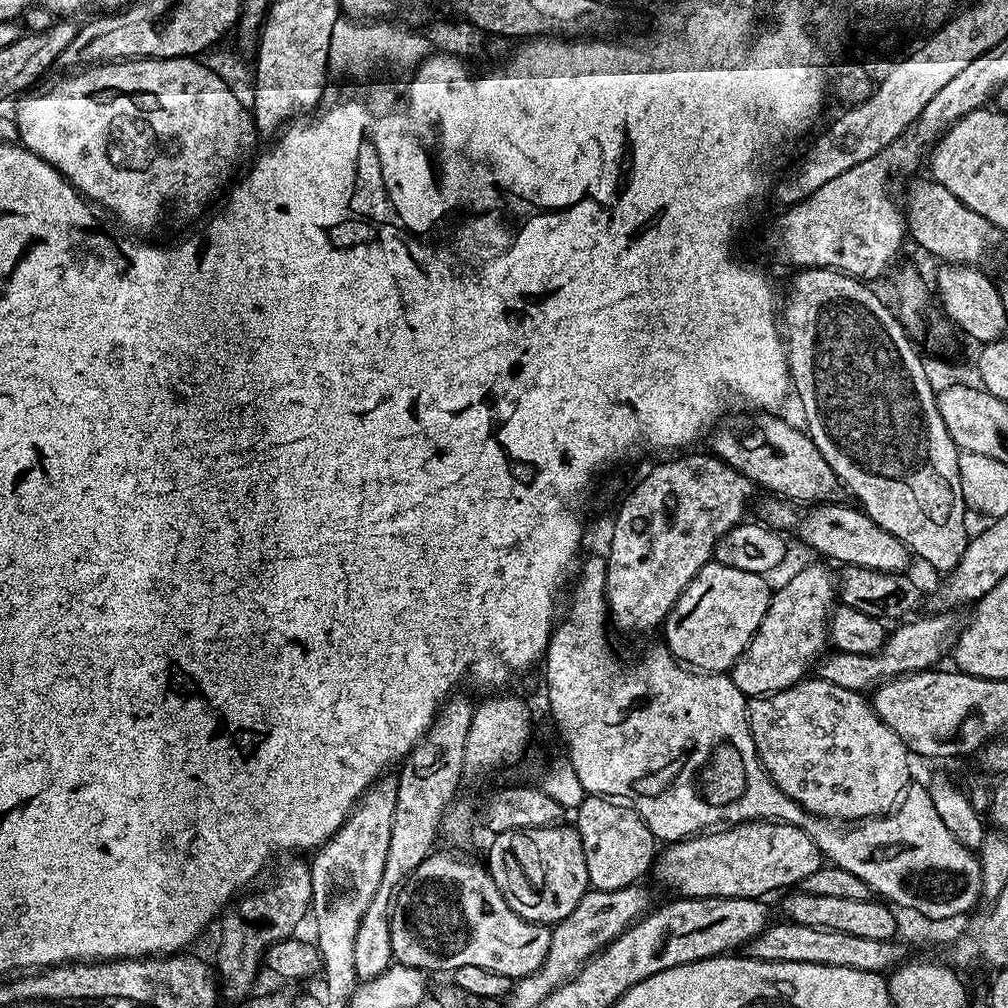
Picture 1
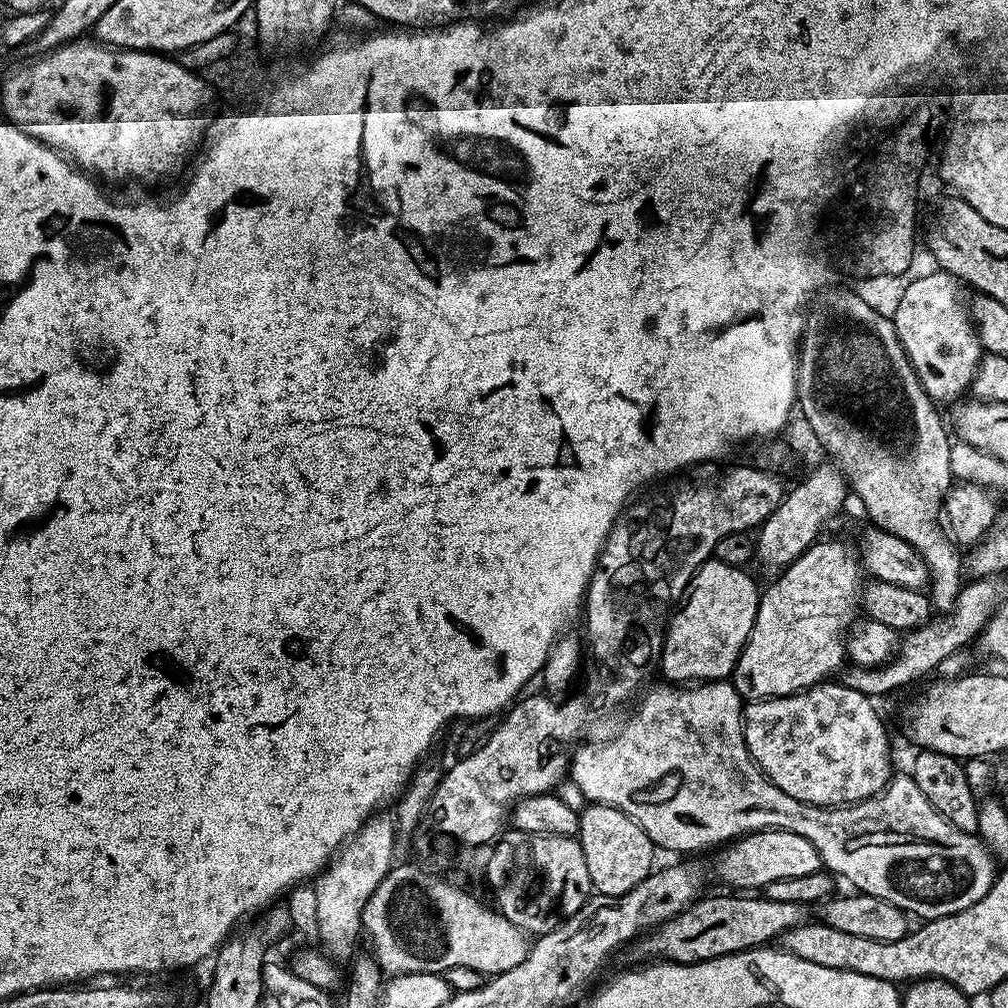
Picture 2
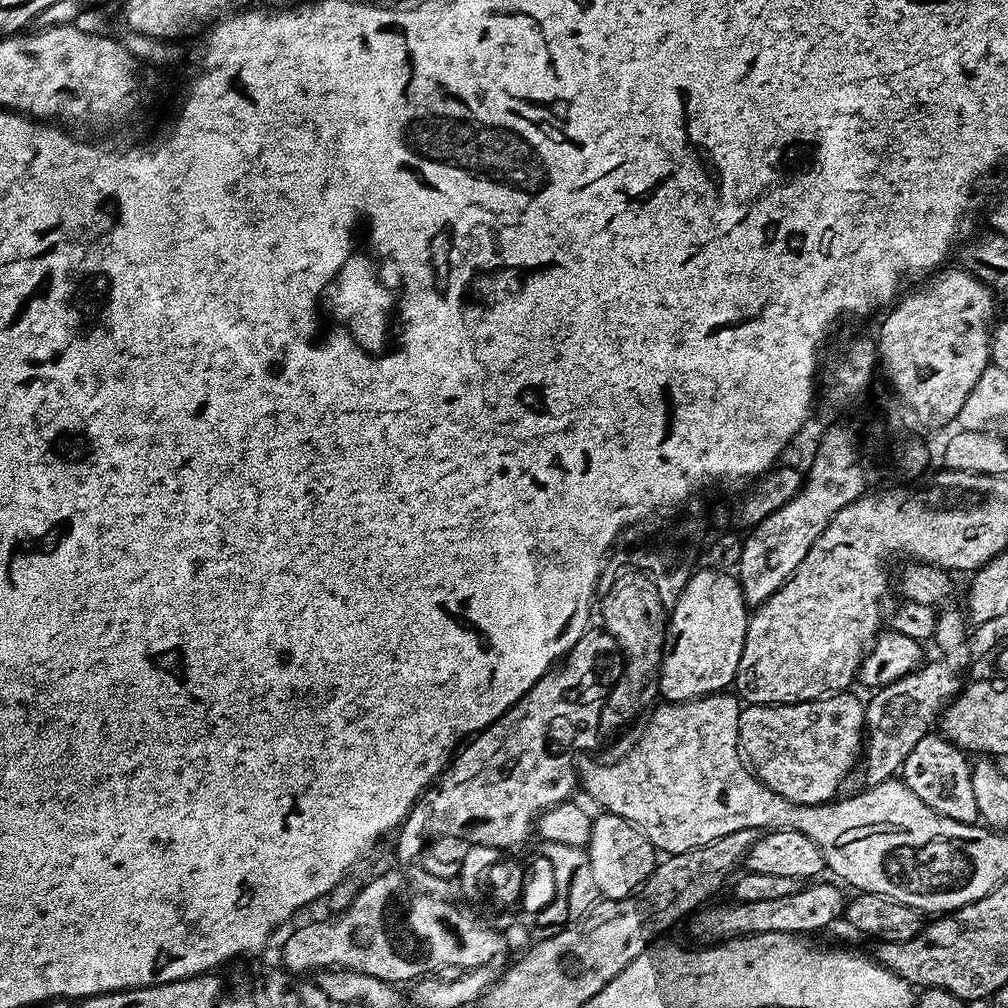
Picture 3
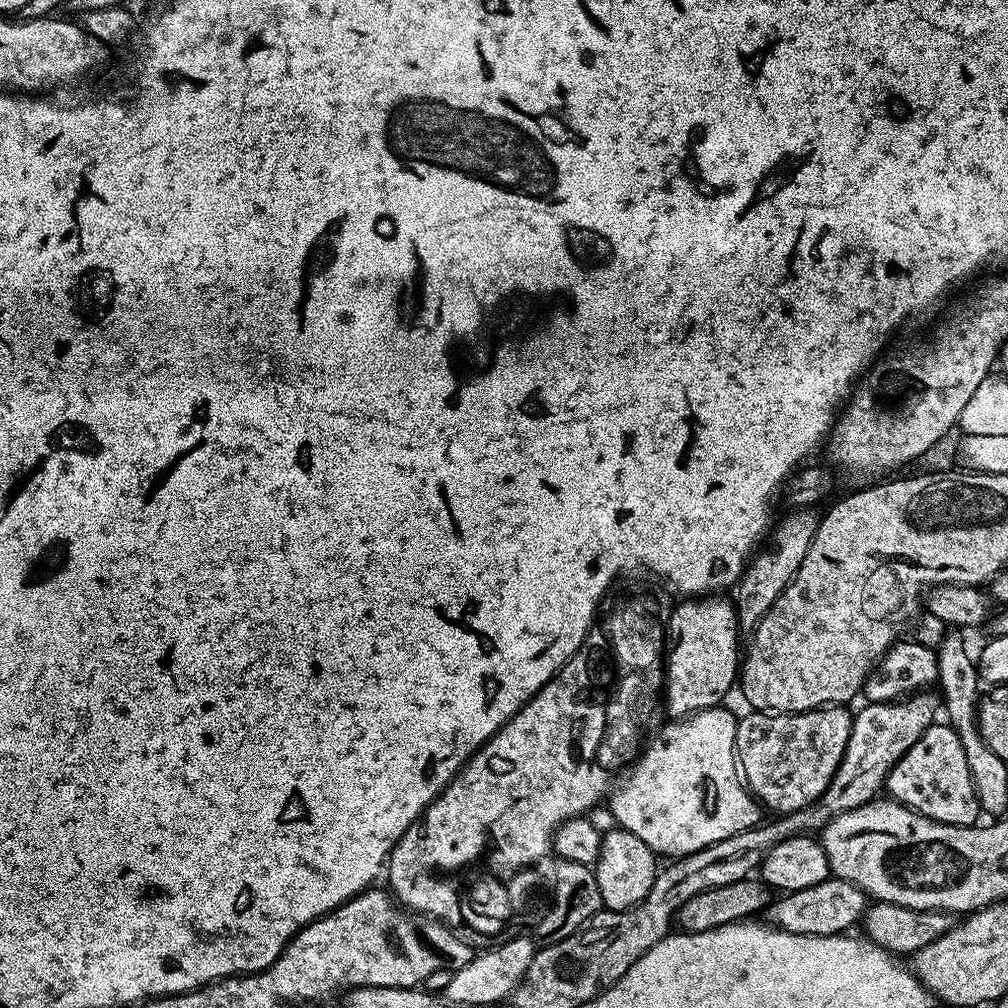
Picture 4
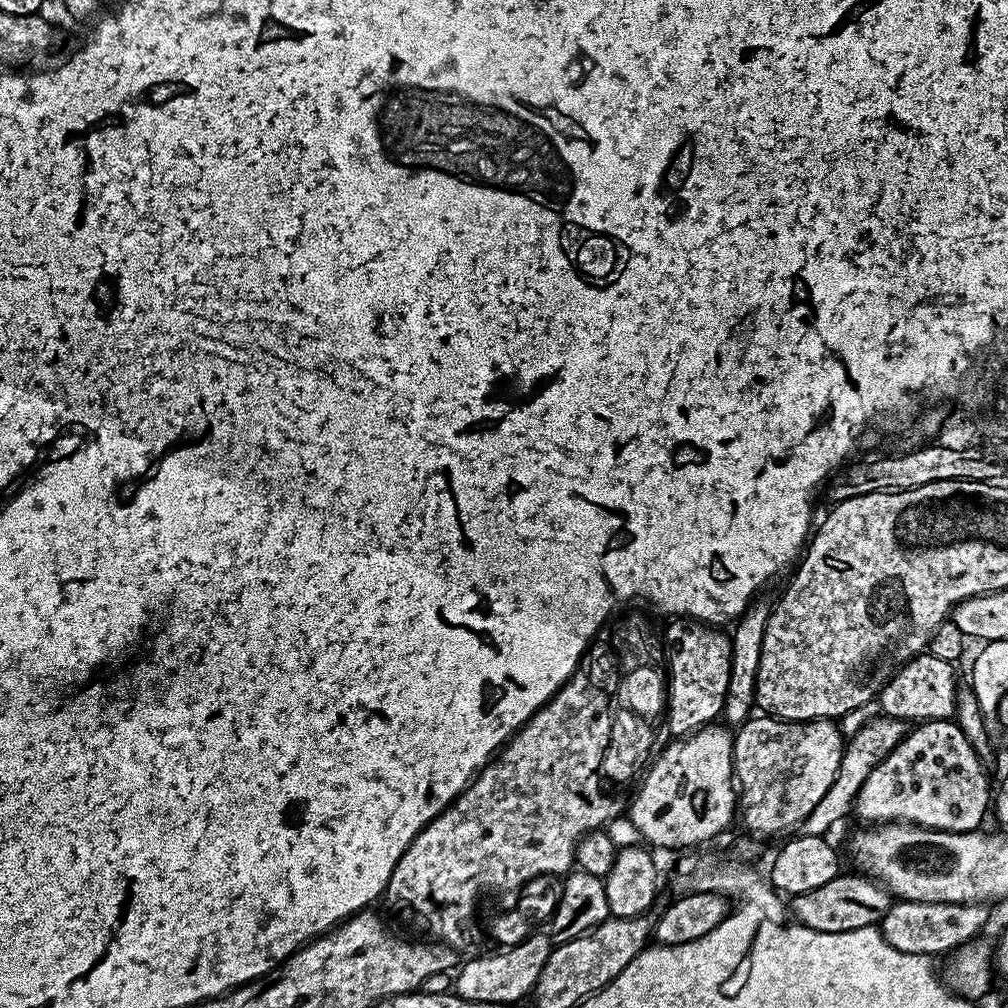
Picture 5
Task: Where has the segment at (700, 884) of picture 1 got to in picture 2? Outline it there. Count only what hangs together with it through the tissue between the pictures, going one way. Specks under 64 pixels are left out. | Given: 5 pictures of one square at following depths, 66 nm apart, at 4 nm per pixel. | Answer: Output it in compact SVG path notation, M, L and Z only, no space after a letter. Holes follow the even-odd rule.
M775 830L750 832L731 841L724 850L716 860L716 872L736 890L762 890L770 882L778 882L782 878L802 878L802 874L814 874L822 868L818 850L814 850L802 834Z

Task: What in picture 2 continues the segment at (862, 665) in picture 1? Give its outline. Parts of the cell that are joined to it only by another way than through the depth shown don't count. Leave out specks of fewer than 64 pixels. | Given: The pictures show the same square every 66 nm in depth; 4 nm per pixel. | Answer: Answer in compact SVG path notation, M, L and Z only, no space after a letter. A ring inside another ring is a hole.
M972 578L961 587L960 596L956 600L956 608L948 615L937 615L935 618L923 624L920 628L913 628L900 641L900 647L896 649L895 656L886 664L880 664L876 668L858 668L848 666L843 669L842 683L850 690L858 690L862 694L873 698L884 696L887 692L896 692L899 688L904 688L907 684L912 684L915 680L920 680L930 672L935 673L950 654L967 649L968 643L975 641L983 632L985 626L990 622L990 618L996 613L996 608L1002 599L997 581L992 578Z

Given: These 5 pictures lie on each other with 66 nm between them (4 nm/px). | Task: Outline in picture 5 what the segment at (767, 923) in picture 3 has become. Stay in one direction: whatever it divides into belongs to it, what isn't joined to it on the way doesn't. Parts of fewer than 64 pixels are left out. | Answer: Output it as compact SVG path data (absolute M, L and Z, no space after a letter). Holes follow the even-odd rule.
M855 874L835 876L826 886L818 886L818 890L803 892L791 897L790 911L799 924L810 926L810 930L818 930L826 934L849 932L859 928L871 928L879 925L894 903L894 897L883 884L871 876Z

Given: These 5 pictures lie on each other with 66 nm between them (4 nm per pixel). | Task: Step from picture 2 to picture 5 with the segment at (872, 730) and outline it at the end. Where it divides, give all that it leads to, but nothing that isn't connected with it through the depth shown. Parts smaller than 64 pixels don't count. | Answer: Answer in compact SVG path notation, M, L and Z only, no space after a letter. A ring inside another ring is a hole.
M756 714L739 725L735 729L732 741L732 770L735 783L738 785L738 820L739 823L744 823L744 828L748 831L745 833L763 838L762 836L776 836L779 832L789 831L788 833L791 833L800 825L806 818L806 814L810 814L810 810L814 810L814 806L818 806L818 802L822 802L822 794L826 794L826 790L830 790L830 786L838 774L838 766L842 762L845 743L846 737L840 731L839 723L836 720L778 720L775 716Z

